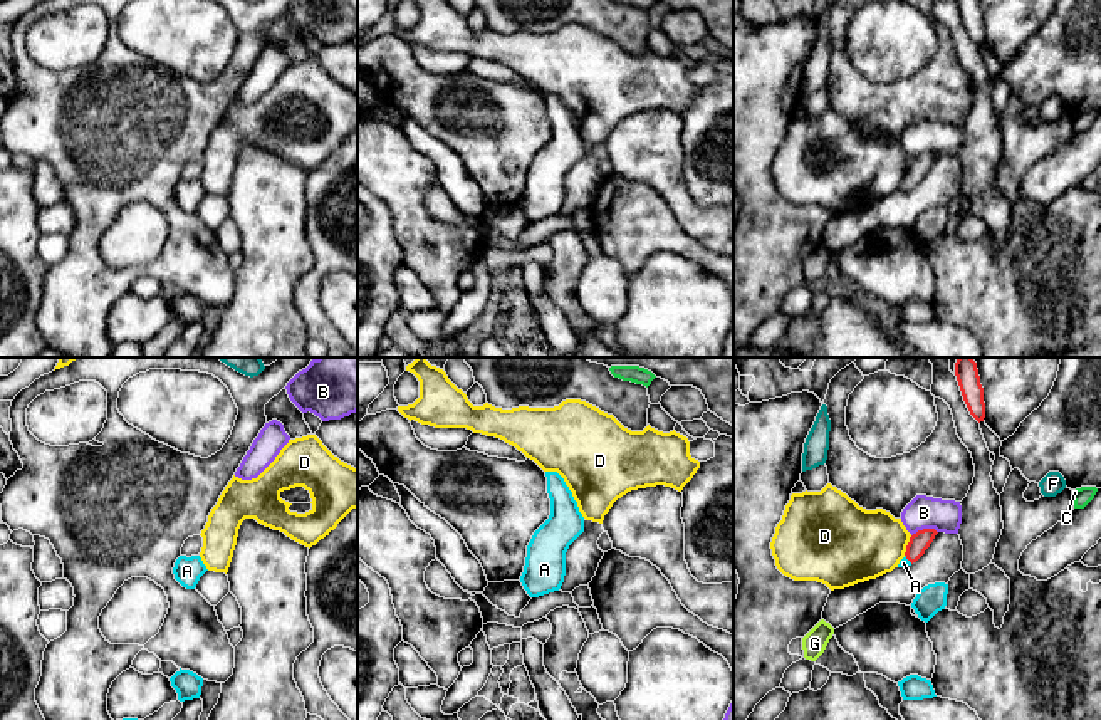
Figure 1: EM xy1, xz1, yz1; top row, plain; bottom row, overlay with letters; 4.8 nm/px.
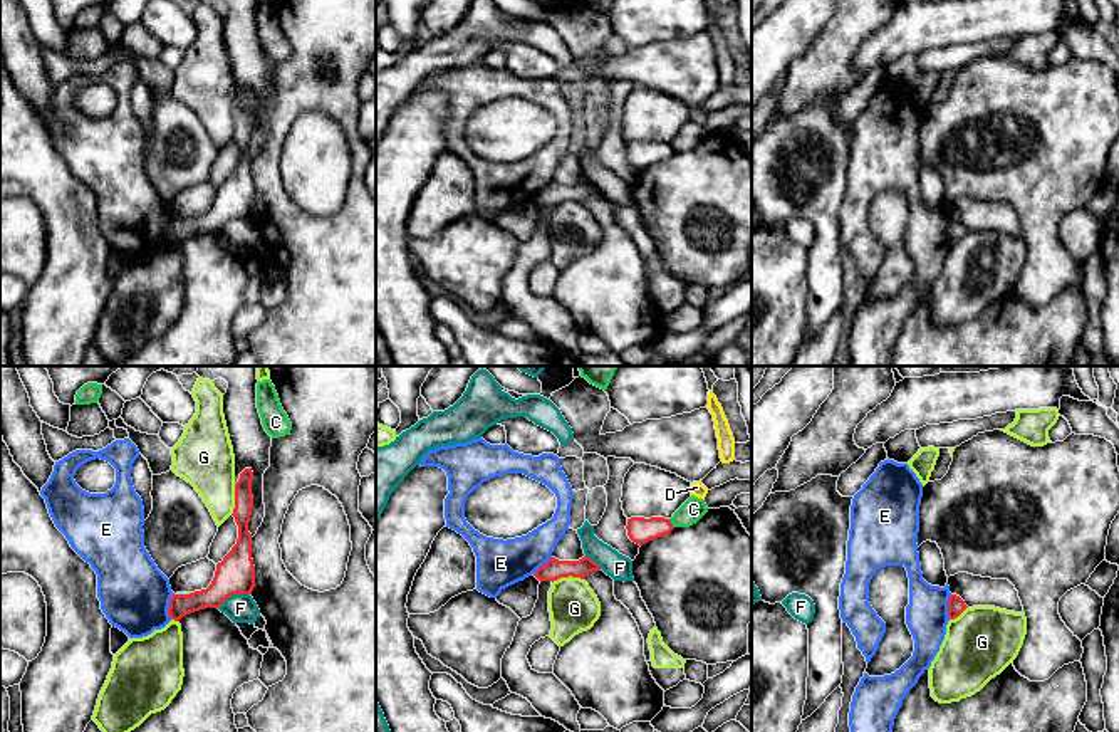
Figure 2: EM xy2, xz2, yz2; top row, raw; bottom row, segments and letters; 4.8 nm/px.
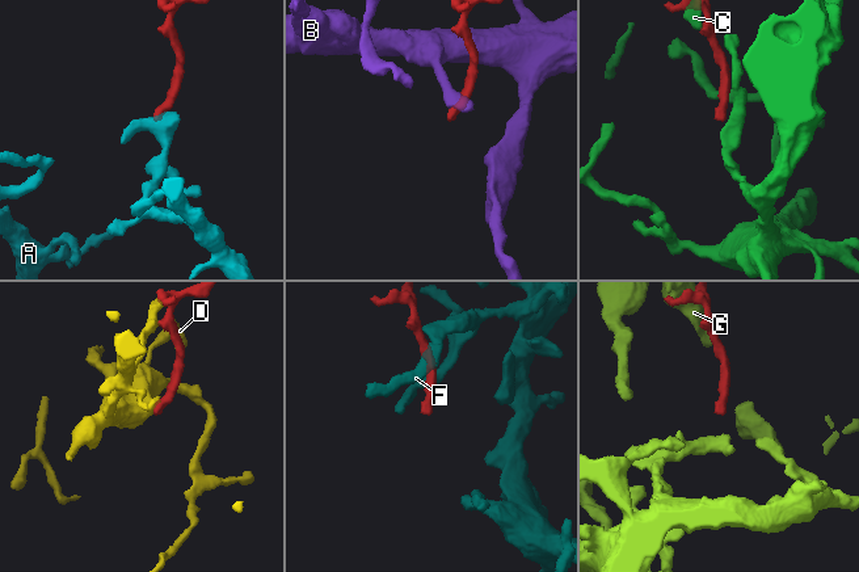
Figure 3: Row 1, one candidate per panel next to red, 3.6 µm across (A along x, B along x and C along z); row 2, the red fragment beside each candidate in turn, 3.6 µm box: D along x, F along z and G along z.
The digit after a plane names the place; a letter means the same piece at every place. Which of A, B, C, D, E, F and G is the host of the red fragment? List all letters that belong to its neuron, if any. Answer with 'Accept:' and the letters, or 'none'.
Accept: A

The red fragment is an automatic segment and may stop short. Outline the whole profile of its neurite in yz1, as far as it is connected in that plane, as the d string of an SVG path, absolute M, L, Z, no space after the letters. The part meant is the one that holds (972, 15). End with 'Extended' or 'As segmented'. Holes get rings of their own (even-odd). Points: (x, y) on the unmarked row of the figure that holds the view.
M957 0L963 25L970 39L980 47L985 42L984 12L980 0Z. As segmented

